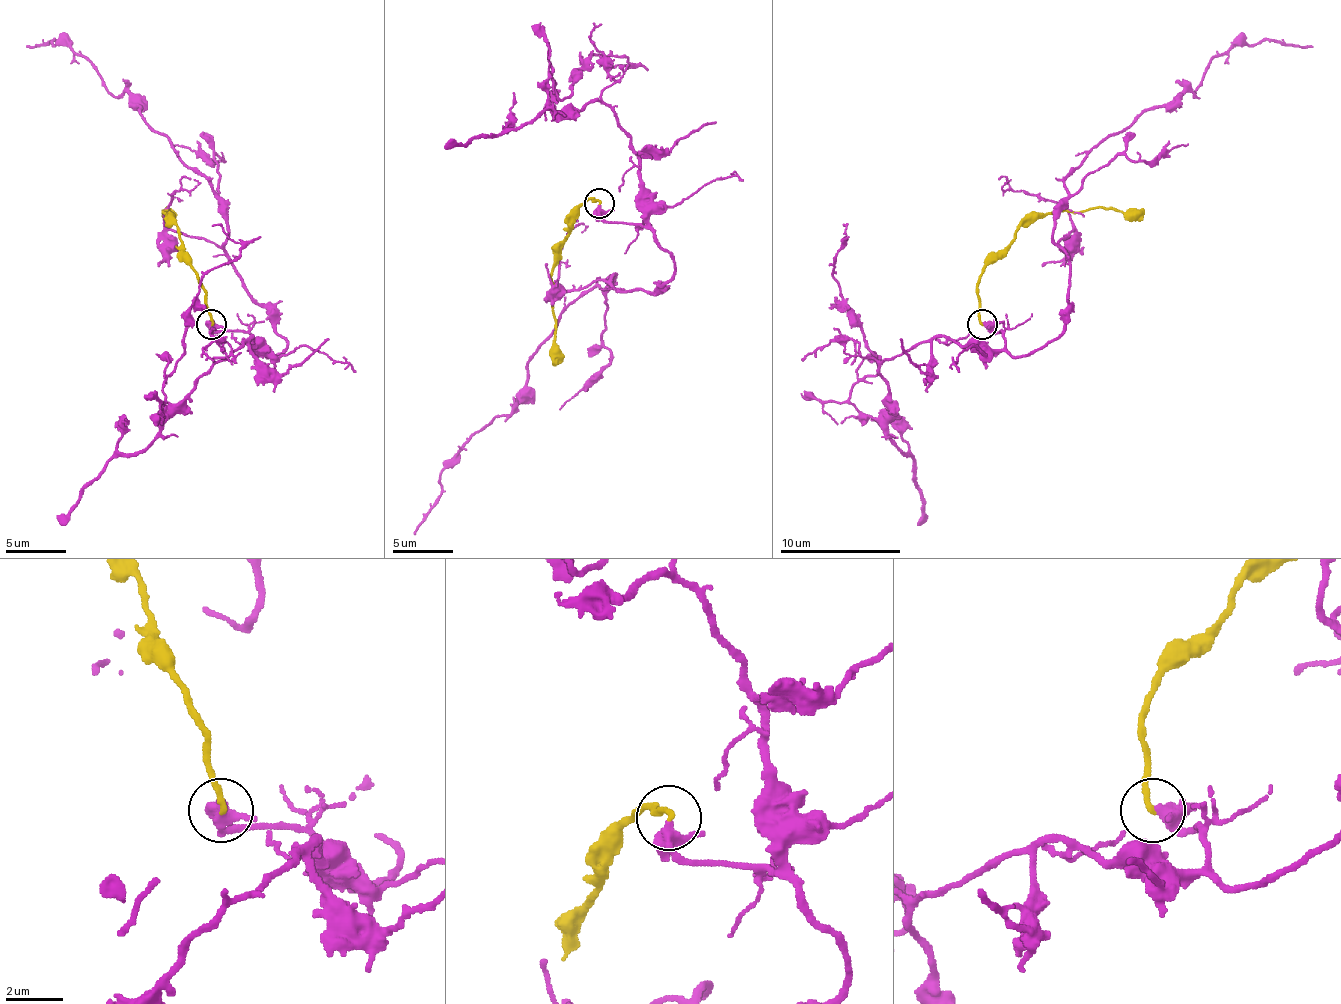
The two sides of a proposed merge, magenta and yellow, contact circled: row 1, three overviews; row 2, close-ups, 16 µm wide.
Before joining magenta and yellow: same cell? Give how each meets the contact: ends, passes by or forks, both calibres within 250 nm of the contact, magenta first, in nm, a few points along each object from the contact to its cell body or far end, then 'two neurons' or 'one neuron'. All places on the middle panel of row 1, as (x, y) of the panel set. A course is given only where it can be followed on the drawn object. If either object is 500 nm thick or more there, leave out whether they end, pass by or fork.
magenta forks; yellow ends; calibres 280 and 190 nm; course magenta (598, 202), (652, 233), (673, 275), (652, 293), (613, 275), (568, 308), (414, 534); course yellow (598, 202), (595, 199), (586, 202), (559, 245), (553, 272), (556, 365); two neurons

